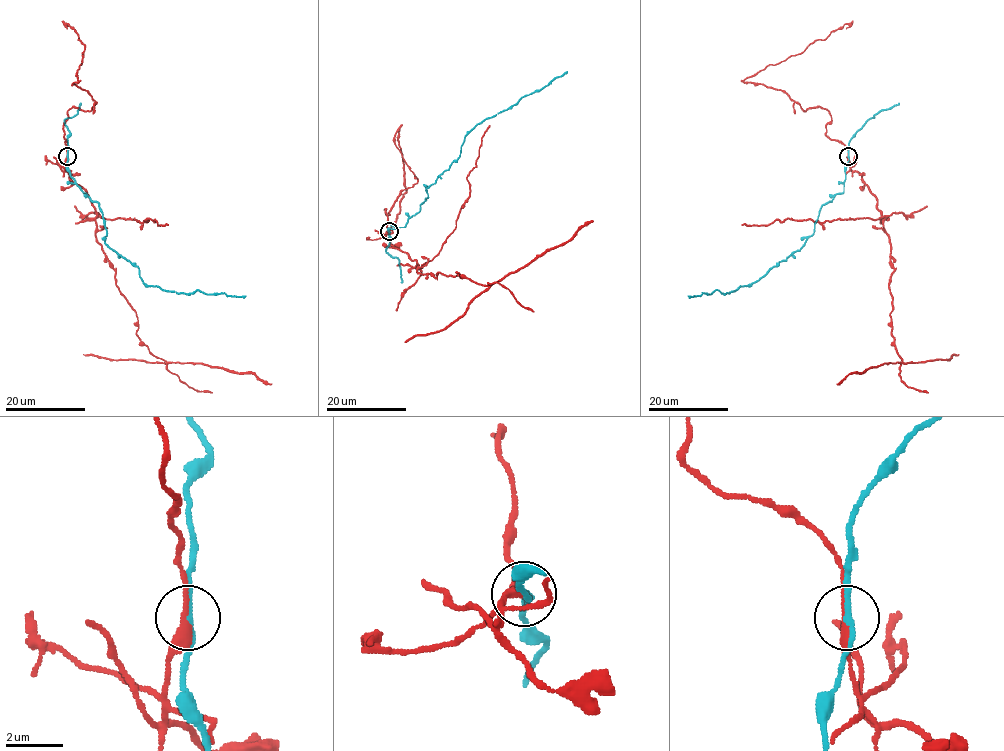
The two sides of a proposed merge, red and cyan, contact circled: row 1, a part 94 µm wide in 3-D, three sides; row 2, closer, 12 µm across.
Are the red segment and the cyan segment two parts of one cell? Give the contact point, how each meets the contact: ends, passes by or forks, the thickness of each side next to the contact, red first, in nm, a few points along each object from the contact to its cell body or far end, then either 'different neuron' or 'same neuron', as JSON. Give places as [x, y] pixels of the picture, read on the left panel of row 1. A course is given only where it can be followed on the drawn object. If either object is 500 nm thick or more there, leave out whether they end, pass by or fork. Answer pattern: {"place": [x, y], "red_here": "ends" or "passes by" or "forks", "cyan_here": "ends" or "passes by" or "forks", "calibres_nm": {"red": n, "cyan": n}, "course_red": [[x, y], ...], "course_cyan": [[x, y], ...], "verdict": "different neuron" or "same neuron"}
{"place": [67, 156], "red_here": "passes by", "cyan_here": "passes by", "calibres_nm": {"red": 240, "cyan": 190}, "course_red": [[67, 157], [64, 172], [91, 202], [96, 240], [147, 348], [171, 362], [253, 372], [271, 384]], "course_cyan": [[67, 157], [67, 171], [98, 204], [105, 243], [136, 265], [144, 283], [177, 292], [245, 295]], "verdict": "different neuron"}

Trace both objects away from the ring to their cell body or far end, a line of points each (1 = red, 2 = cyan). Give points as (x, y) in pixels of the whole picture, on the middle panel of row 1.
1: (389, 231), (388, 240), (415, 260), (418, 272), (458, 273), (482, 285), (517, 272), (593, 220)
2: (389, 231), (403, 227), (420, 210), (428, 197), (426, 189), (458, 158), (466, 135), (477, 124), (567, 71)

